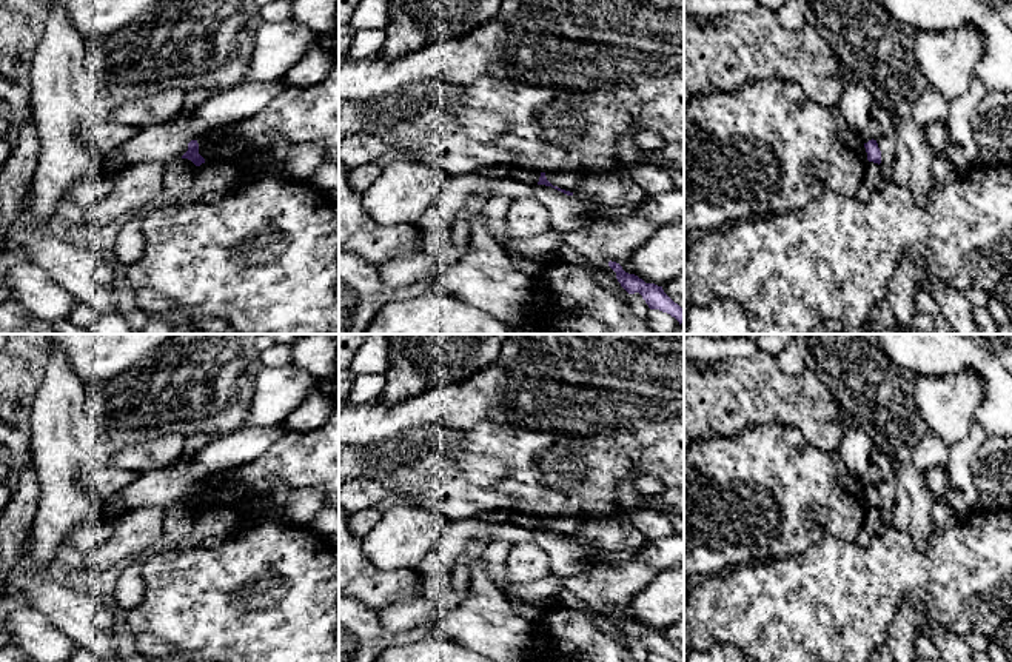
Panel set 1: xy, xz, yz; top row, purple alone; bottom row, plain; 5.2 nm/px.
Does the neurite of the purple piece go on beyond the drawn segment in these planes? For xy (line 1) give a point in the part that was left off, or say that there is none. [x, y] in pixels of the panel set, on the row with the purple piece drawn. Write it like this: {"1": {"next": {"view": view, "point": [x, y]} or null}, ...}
{"1": {"next": null}}

